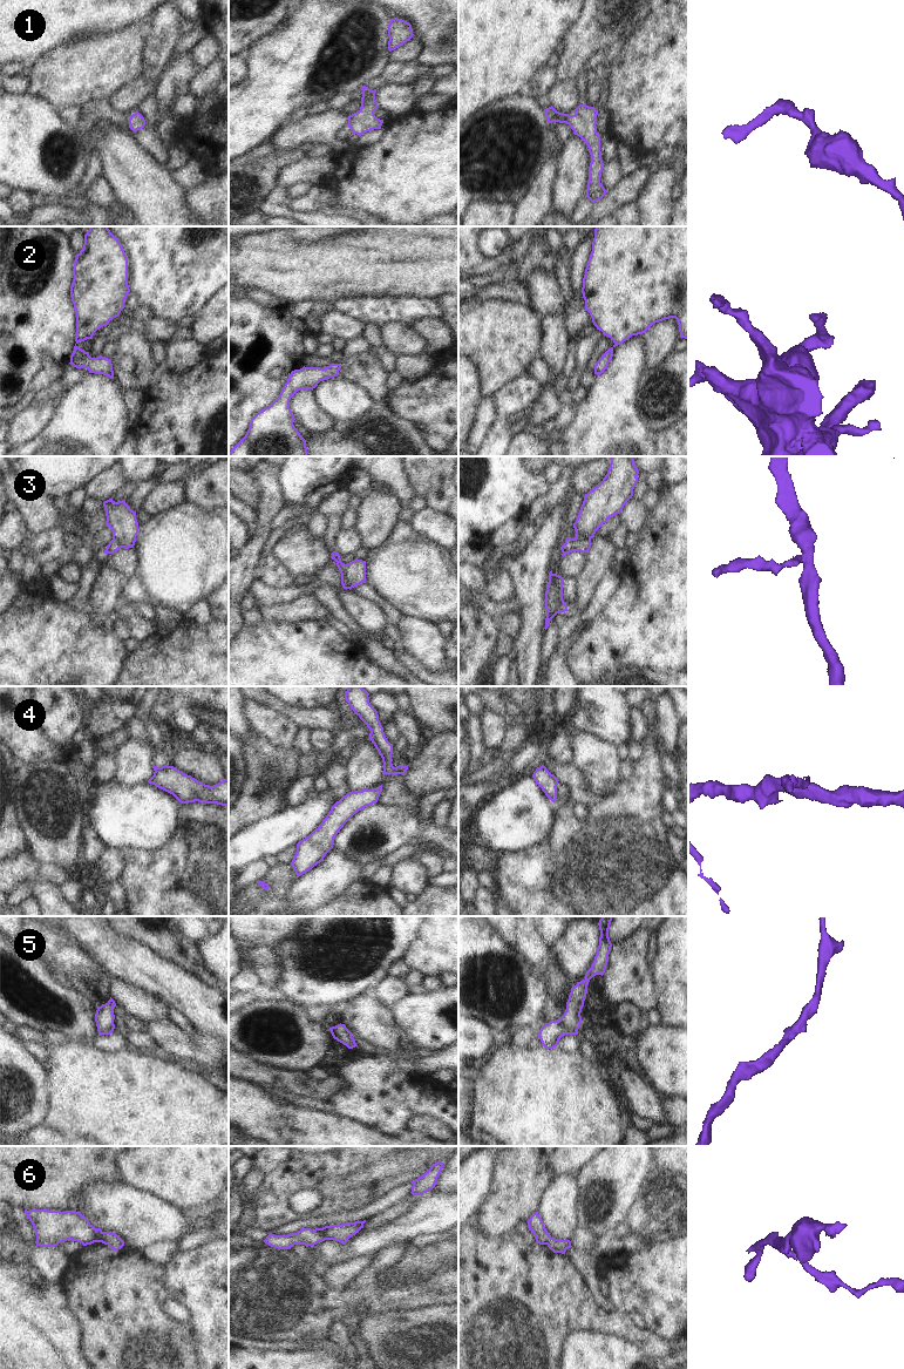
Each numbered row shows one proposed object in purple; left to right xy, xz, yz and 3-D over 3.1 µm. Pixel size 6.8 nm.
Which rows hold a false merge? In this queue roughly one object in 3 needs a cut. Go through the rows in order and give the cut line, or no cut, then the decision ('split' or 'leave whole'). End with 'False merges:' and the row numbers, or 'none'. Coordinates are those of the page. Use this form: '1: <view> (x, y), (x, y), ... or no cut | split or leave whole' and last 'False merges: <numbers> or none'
1: no cut | leave whole
2: no cut | leave whole
3: xz (345, 564), (344, 580), (348, 588) | split
4: xz (394, 767), (399, 773) | split
5: no cut | leave whole
6: no cut | leave whole
False merges: 3, 4

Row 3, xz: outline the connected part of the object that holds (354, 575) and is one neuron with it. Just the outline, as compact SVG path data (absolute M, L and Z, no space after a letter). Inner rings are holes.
M355 558L345 567L345 581L348 589L366 583L366 561Z

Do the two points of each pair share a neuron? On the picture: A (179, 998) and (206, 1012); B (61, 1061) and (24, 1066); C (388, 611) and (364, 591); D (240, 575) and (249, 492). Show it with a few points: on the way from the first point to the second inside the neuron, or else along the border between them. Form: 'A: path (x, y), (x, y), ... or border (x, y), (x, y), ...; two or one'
A: path (187, 998), (192, 998), (199, 1005); one
B: border (46, 1069), (49, 1096); two
C: path (383, 605), (369, 594); one
D: border (255, 482), (259, 489), (259, 508), (256, 513); two

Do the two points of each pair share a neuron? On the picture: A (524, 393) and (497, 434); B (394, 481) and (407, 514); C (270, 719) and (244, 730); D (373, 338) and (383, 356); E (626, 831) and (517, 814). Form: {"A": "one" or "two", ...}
{"A": "one", "B": "one", "C": "two", "D": "one", "E": "two"}

